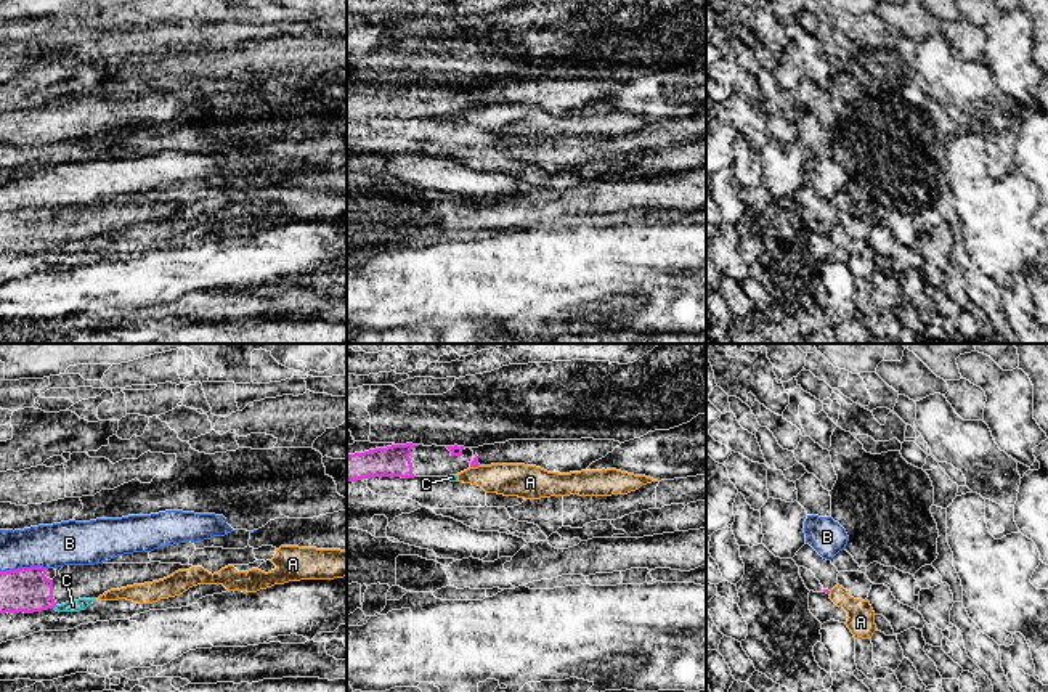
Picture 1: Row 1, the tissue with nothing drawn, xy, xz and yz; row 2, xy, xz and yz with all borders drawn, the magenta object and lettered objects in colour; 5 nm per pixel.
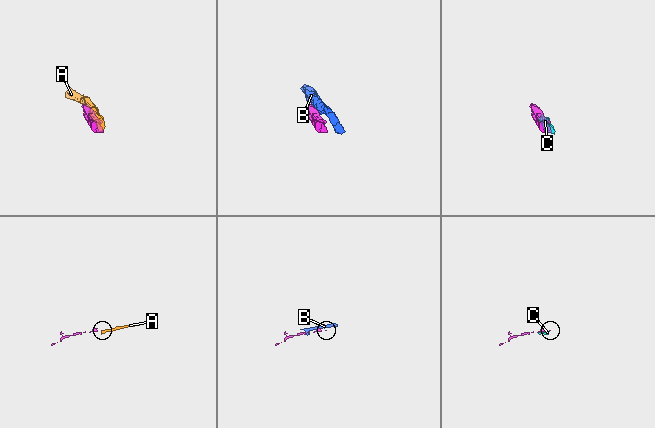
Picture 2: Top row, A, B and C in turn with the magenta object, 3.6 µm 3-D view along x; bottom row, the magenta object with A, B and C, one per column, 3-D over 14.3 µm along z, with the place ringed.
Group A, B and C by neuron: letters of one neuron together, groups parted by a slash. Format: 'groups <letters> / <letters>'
groups A C / B

